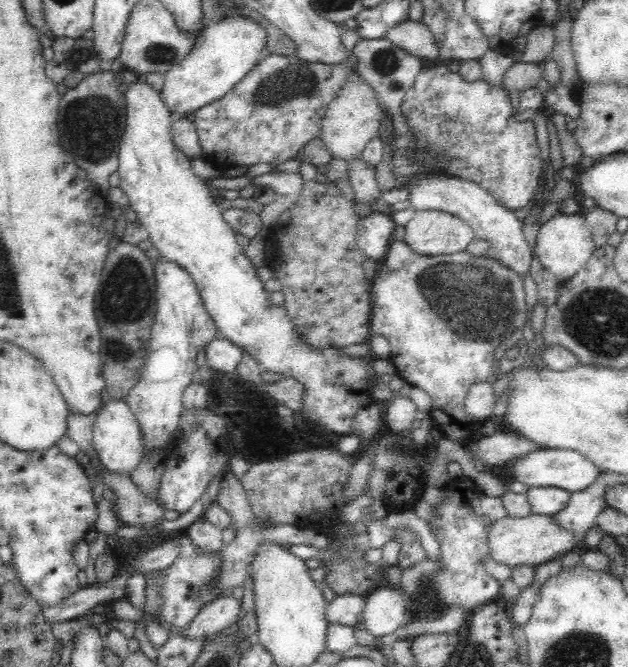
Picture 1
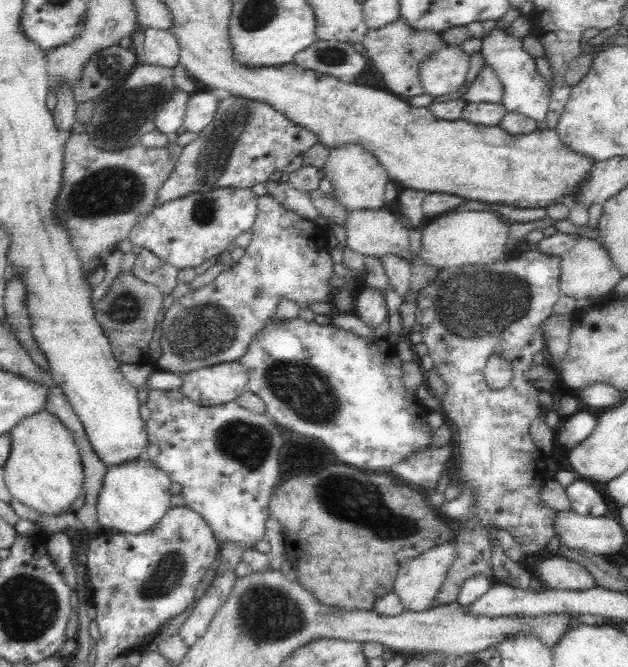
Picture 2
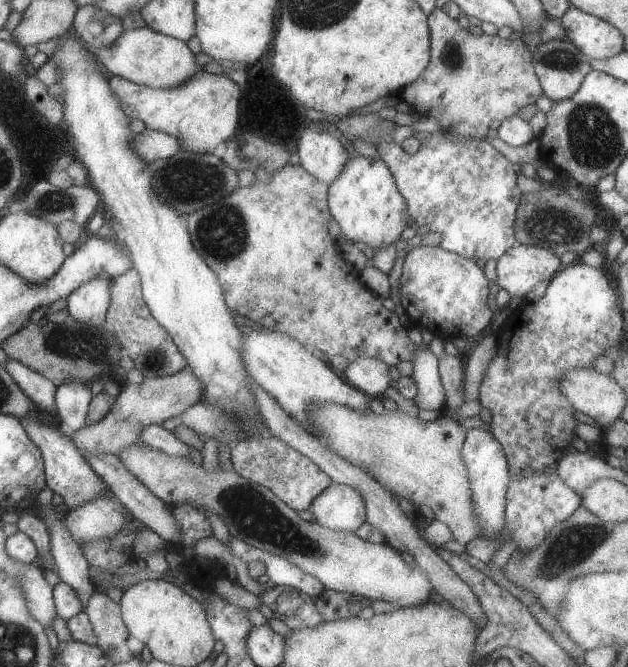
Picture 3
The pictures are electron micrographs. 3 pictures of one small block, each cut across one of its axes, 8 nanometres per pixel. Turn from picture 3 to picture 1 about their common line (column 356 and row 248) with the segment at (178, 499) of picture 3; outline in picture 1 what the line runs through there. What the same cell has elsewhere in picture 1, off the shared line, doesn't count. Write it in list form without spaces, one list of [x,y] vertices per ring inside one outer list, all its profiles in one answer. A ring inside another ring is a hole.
[[[557,212],[550,220],[542,224],[536,242],[533,254],[560,283],[572,278],[592,258],[593,252],[597,248],[589,229],[586,228],[584,213],[563,214]]]

